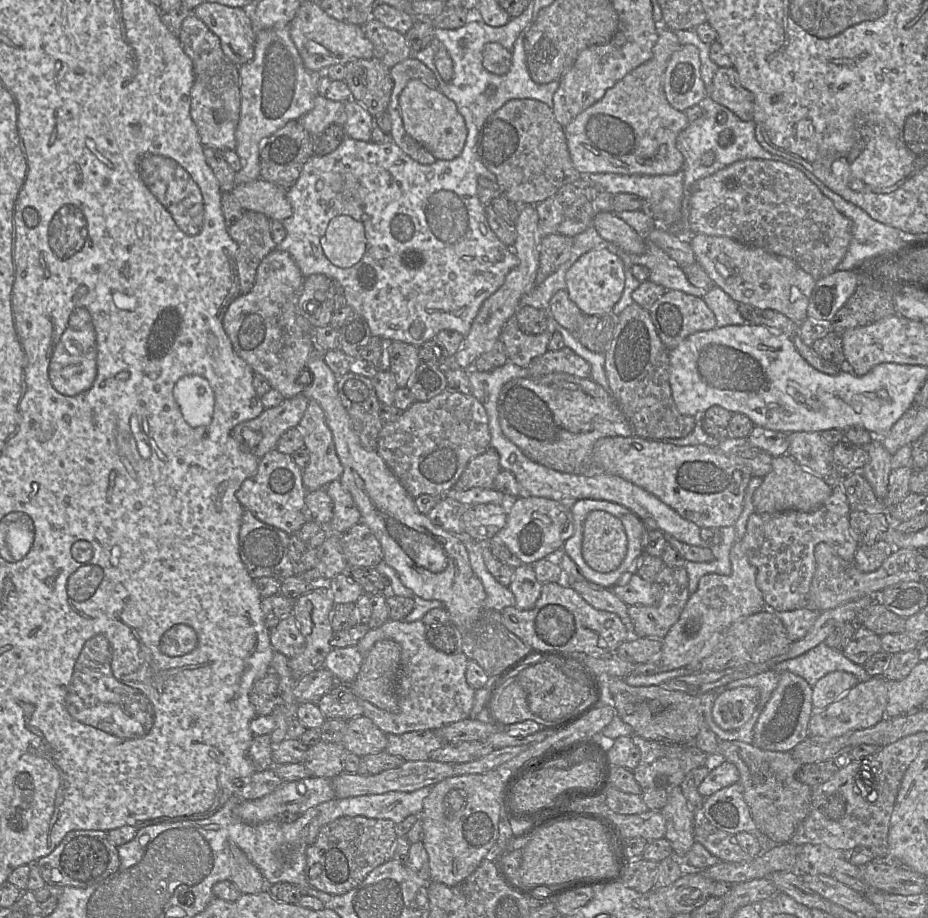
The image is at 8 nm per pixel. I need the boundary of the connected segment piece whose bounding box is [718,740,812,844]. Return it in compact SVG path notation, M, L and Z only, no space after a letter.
M718 740L718 753L737 767L744 800L759 830L777 844L790 842L811 806L812 788L797 779L802 765L790 752L762 750L736 740Z

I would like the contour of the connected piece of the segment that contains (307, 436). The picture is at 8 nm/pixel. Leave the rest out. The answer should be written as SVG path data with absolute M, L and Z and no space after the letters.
M309 400L306 411L299 423L304 436L304 446L308 449L310 458L303 469L303 484L306 490L314 491L326 486L343 474L343 465L339 459L332 432L326 422L324 411L315 400Z

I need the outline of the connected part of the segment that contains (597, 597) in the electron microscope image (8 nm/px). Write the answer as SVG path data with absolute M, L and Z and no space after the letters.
M567 581L580 596L597 610L608 611L619 616L628 631L633 635L633 624L628 614L628 605L618 598L612 589L595 590L587 581Z

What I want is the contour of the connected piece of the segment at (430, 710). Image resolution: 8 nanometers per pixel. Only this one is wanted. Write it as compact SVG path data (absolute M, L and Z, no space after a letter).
M389 619L380 627L369 629L358 642L357 647L363 659L377 641L384 639L393 640L400 646L400 663L395 684L399 710L390 713L359 699L364 716L371 719L386 735L418 730L438 731L447 724L470 717L475 689L466 681L468 658L463 653L445 654L431 647L426 640L426 625L422 620L406 622Z

